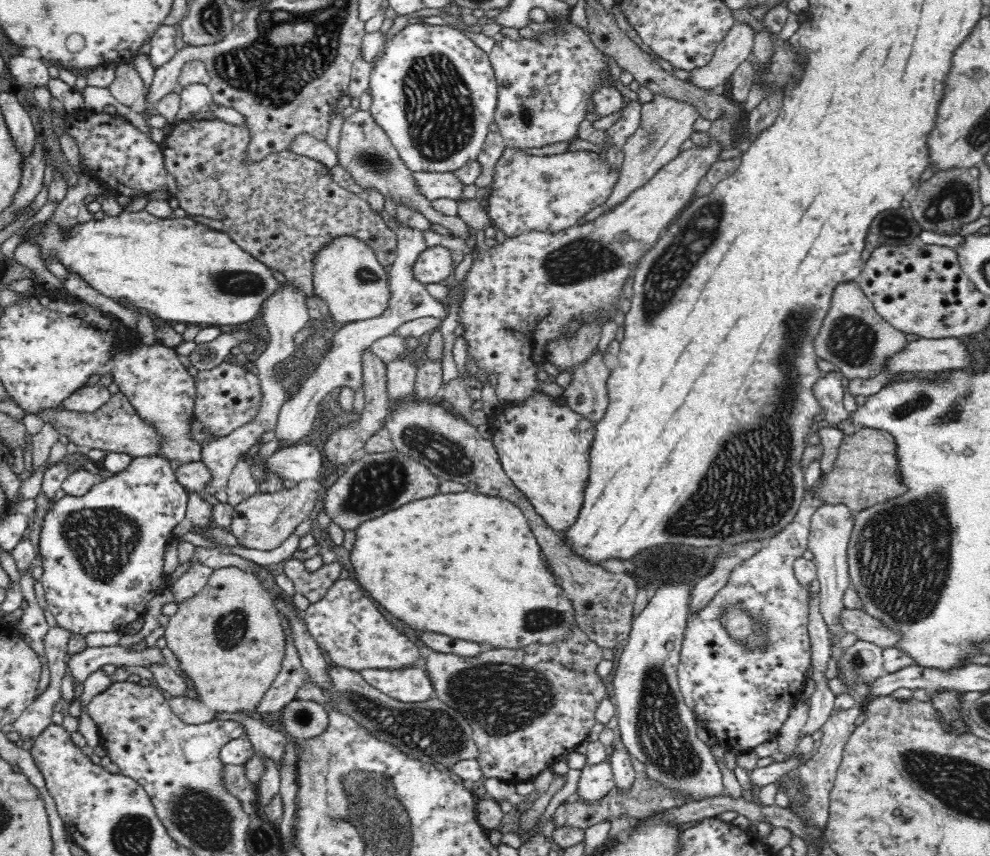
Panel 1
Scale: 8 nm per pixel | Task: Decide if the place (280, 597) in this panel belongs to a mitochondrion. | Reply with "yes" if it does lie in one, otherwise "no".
no

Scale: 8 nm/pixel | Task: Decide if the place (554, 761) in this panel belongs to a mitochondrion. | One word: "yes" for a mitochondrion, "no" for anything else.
no

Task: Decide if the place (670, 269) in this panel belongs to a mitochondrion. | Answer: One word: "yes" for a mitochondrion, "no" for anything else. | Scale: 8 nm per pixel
yes

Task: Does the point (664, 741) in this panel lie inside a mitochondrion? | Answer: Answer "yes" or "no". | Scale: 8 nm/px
yes

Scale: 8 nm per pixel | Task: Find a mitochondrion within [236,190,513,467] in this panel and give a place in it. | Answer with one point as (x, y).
(364, 275)

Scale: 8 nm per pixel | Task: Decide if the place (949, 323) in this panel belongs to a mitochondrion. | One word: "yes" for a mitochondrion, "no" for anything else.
no

